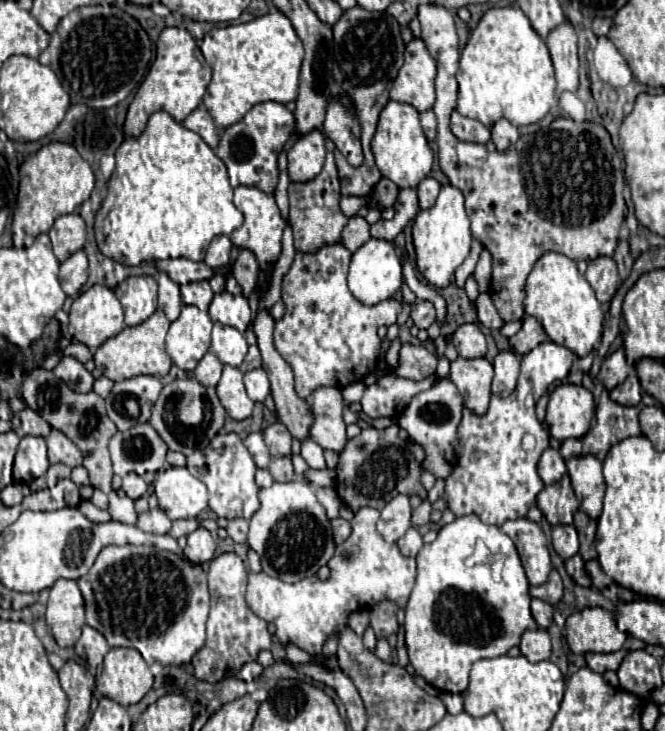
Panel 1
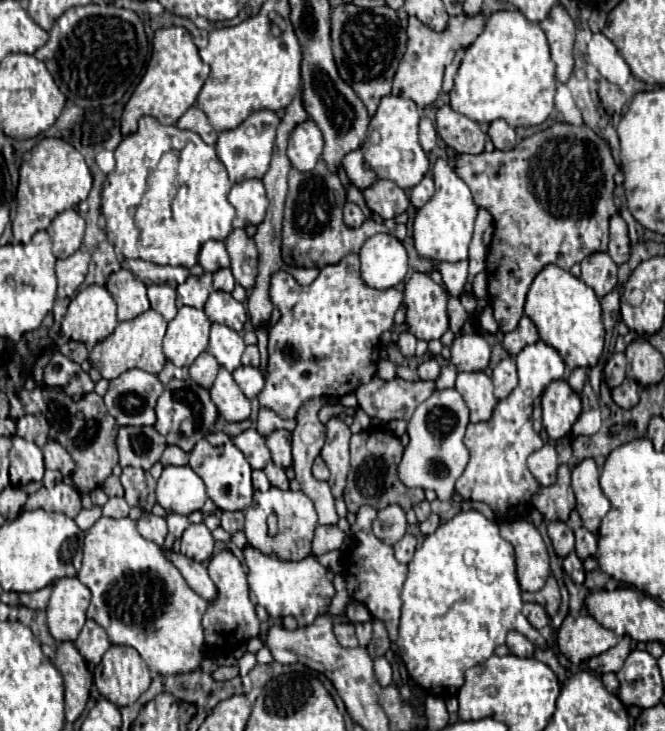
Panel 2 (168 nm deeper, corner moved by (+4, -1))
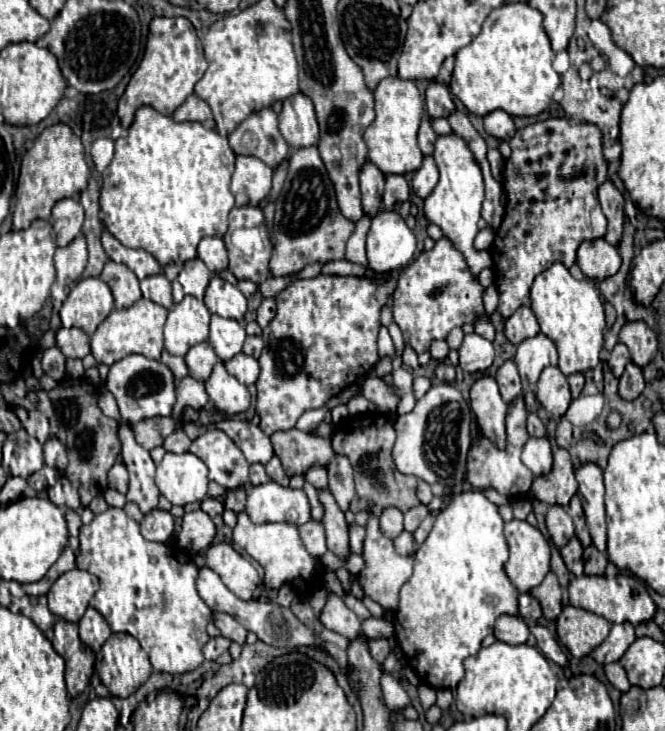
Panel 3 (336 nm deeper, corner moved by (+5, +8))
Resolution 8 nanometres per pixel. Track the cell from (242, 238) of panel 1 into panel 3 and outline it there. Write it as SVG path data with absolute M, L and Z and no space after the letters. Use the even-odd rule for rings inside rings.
M239 157L235 163L233 181L231 181L235 203L239 207L243 205L257 207L271 191L271 177L273 177L273 169L261 163L261 159Z

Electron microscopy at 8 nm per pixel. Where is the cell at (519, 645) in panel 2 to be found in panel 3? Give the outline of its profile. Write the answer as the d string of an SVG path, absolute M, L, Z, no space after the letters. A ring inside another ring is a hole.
M501 615L495 623L495 637L509 645L523 645L529 639L529 629L521 617Z

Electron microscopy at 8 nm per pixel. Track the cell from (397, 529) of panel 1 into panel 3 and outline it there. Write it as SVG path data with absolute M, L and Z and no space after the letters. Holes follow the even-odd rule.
M387 507L379 517L379 527L387 539L395 539L403 531L403 513L397 507Z

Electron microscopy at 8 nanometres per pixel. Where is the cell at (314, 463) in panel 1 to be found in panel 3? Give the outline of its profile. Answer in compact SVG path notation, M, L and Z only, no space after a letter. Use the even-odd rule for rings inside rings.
M313 465L305 473L305 481L313 483L315 489L325 489L327 487L327 469L321 465Z

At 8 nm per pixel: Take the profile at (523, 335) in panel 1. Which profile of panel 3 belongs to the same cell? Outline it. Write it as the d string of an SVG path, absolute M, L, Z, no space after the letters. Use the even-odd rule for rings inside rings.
M519 307L507 321L505 321L505 337L513 343L519 345L523 339L529 339L539 333L539 323L537 317L529 307Z

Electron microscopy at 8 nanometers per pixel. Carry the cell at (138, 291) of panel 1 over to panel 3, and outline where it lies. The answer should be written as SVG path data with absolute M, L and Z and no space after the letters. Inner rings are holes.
M109 261L101 273L101 279L111 287L115 297L115 309L129 309L141 299L139 279L123 263Z

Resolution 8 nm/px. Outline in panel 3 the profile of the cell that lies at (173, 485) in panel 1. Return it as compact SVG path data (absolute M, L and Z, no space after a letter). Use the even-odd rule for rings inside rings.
M165 453L157 465L155 483L173 505L187 505L207 497L207 465L193 453Z

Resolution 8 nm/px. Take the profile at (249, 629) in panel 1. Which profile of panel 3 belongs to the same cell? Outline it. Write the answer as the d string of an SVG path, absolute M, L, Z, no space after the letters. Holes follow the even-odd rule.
M229 543L211 545L205 553L205 563L243 601L249 601L253 597L253 591L261 583L261 577L251 561L235 551L235 547Z

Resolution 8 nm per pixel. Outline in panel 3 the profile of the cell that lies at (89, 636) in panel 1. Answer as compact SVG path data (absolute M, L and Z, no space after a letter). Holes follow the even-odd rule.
M89 607L85 611L85 615L81 617L81 621L79 621L79 637L95 653L99 653L103 643L111 637L111 629L109 629L107 621L103 619L103 615L97 609Z

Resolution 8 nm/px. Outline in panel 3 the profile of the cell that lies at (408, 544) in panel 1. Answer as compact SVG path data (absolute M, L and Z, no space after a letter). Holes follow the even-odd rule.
M403 531L397 539L395 539L395 551L399 555L413 555L415 553L415 539L409 531Z

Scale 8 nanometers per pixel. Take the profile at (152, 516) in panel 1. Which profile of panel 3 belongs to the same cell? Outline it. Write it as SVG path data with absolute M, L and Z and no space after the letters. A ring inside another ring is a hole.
M153 509L149 513L145 513L145 517L141 519L141 535L149 541L159 541L165 543L171 533L173 533L173 517L169 511L161 511L161 509Z

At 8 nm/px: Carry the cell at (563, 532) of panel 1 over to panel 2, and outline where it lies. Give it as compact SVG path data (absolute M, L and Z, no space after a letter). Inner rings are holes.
M550 522L548 524L548 536L552 540L552 546L560 558L564 558L568 552L574 550L574 534L564 522Z

